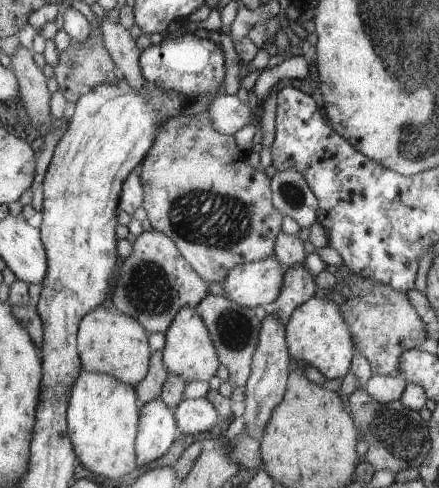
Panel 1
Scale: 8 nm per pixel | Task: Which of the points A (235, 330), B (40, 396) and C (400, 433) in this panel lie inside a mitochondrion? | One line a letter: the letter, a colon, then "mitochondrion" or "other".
A: mitochondrion
B: other
C: mitochondrion

